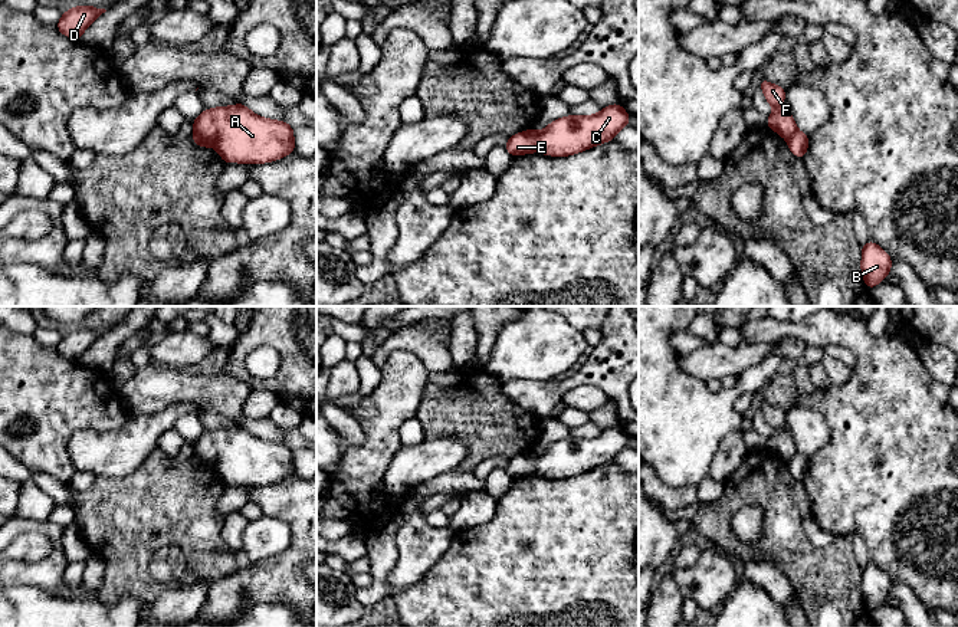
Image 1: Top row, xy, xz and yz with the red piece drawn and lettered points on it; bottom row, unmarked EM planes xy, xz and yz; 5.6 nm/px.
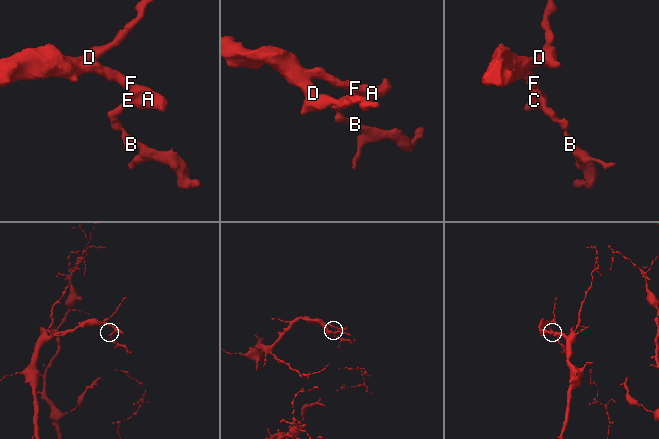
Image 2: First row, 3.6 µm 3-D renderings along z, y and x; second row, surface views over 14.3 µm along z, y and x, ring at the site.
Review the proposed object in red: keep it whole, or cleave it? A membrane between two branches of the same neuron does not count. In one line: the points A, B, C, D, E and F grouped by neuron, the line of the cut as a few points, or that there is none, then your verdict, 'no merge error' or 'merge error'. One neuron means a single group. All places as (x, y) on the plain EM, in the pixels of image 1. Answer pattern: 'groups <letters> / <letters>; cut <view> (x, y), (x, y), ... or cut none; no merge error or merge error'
groups A C D F / B E; cut xy (194, 453), (209, 460), (215, 468); merge error

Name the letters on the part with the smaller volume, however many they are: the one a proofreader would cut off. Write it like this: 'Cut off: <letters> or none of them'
Cut off: B, E

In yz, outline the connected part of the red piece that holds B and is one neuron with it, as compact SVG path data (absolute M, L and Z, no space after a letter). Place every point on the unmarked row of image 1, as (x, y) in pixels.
M869 562L862 568L862 598L867 611L879 607L892 590L892 580L875 564Z

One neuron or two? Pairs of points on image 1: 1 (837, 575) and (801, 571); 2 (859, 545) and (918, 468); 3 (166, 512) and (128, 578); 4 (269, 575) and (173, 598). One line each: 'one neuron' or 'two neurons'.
1: one neuron
2: two neurons
3: one neuron
4: two neurons

